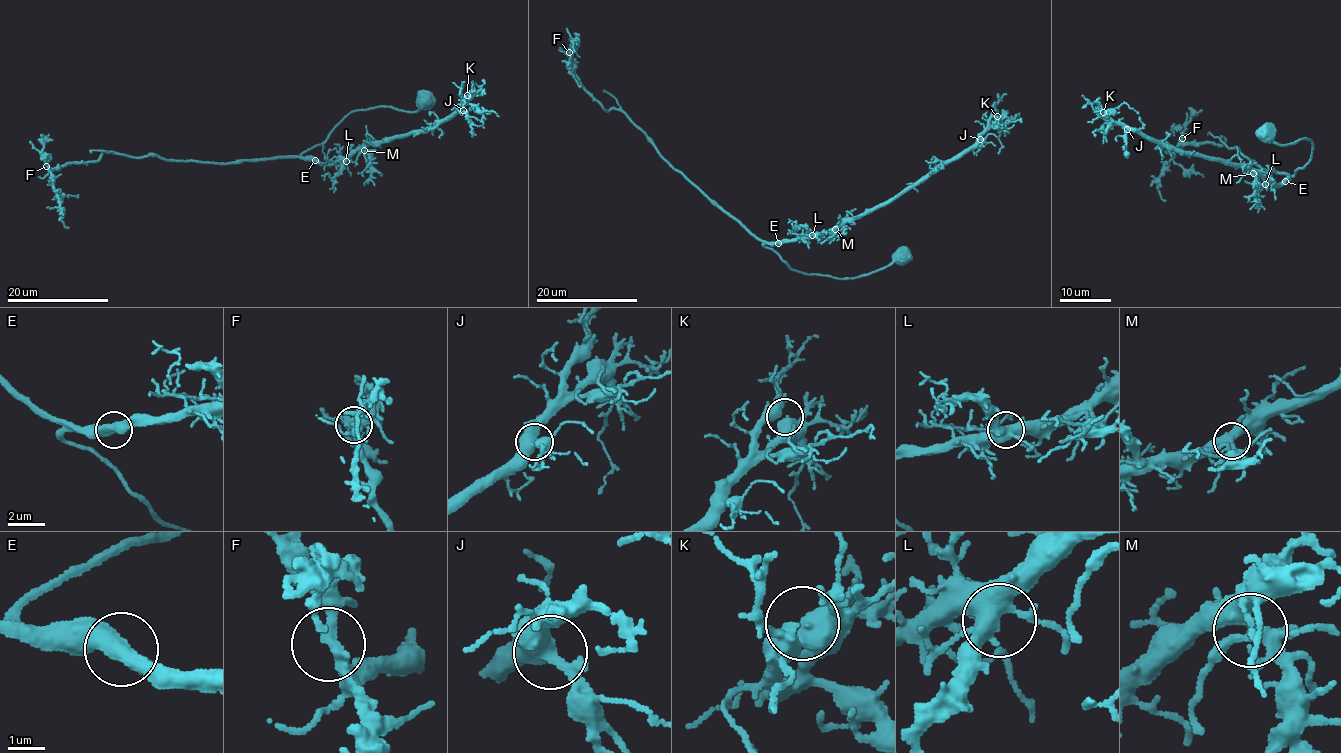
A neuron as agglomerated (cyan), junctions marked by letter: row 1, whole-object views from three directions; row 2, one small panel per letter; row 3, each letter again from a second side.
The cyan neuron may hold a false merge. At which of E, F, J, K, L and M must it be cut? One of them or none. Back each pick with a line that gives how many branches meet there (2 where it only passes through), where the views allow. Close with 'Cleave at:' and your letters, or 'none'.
Cleave at: none

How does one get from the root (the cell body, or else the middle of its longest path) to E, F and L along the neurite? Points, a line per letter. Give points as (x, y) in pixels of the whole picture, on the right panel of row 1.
E: (1263, 133), (1279, 145), (1305, 137), (1311, 139), (1311, 158), (1286, 181)
F: (1263, 133), (1279, 145), (1311, 139), (1311, 158), (1291, 176), (1261, 168), (1223, 137), (1222, 145), (1182, 138)
L: (1263, 133), (1279, 145), (1305, 137), (1311, 139), (1313, 146), (1311, 158), (1292, 177), (1275, 186), (1265, 184)

